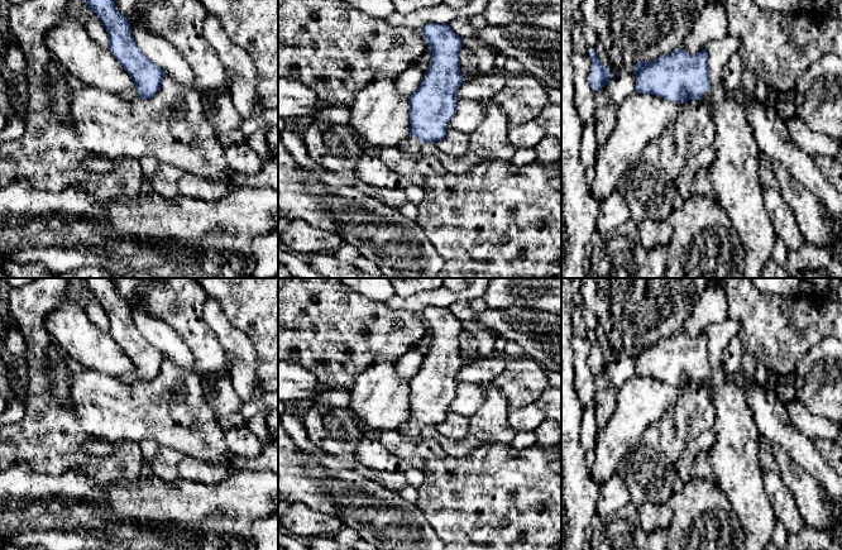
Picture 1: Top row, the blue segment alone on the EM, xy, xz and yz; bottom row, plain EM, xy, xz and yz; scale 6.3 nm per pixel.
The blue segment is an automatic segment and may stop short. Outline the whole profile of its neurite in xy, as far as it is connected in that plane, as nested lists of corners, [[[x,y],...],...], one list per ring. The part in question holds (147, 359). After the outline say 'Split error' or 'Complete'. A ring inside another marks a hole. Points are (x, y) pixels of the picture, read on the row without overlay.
[[[82,278],[109,316],[109,333],[133,362],[137,374],[120,377],[120,381],[150,382],[161,370],[164,354],[150,344],[135,326],[130,305],[116,293],[111,278]]]. Split error

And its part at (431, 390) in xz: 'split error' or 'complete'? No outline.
split error

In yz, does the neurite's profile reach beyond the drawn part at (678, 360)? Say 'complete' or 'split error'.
split error

